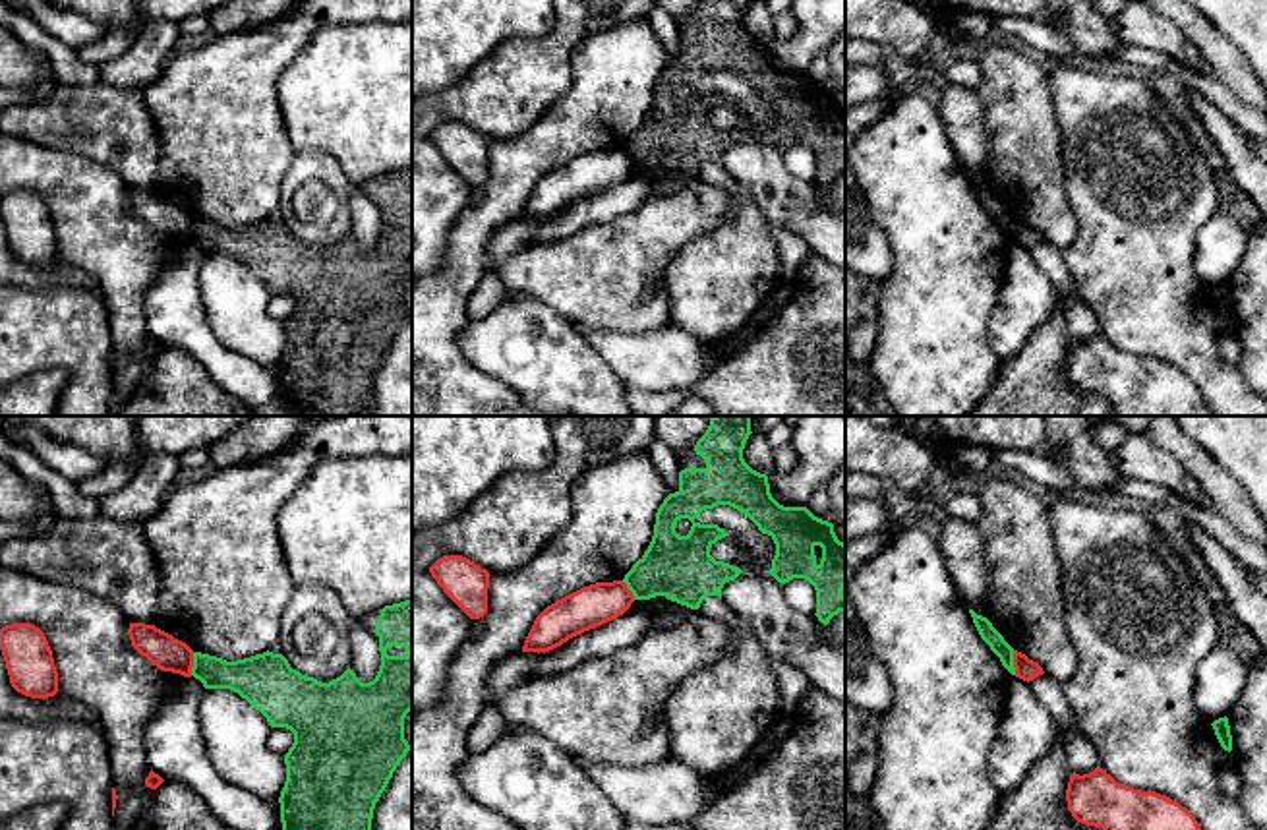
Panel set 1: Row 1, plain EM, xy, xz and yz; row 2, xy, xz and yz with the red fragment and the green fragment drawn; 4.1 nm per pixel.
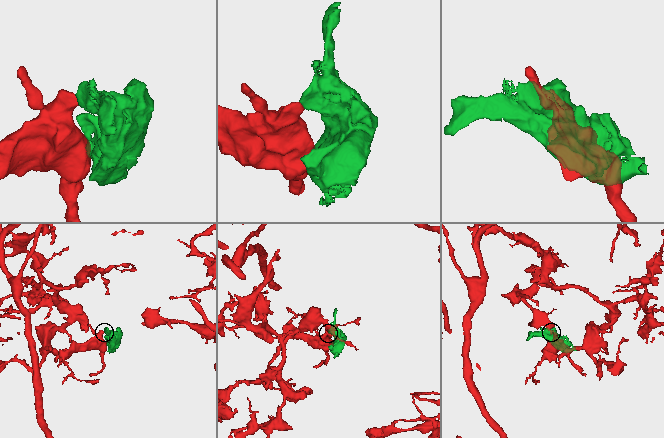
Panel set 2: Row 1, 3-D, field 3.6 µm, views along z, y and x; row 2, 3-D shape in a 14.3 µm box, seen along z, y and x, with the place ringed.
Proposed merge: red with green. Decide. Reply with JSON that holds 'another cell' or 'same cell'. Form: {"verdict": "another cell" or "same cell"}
{"verdict": "another cell"}

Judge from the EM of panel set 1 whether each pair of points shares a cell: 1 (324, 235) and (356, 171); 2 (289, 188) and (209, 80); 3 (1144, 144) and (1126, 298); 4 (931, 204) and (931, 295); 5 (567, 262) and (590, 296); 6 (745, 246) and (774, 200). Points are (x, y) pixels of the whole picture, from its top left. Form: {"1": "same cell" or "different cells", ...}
{"1": "different cells", "2": "different cells", "3": "same cell", "4": "same cell", "5": "same cell", "6": "different cells"}

